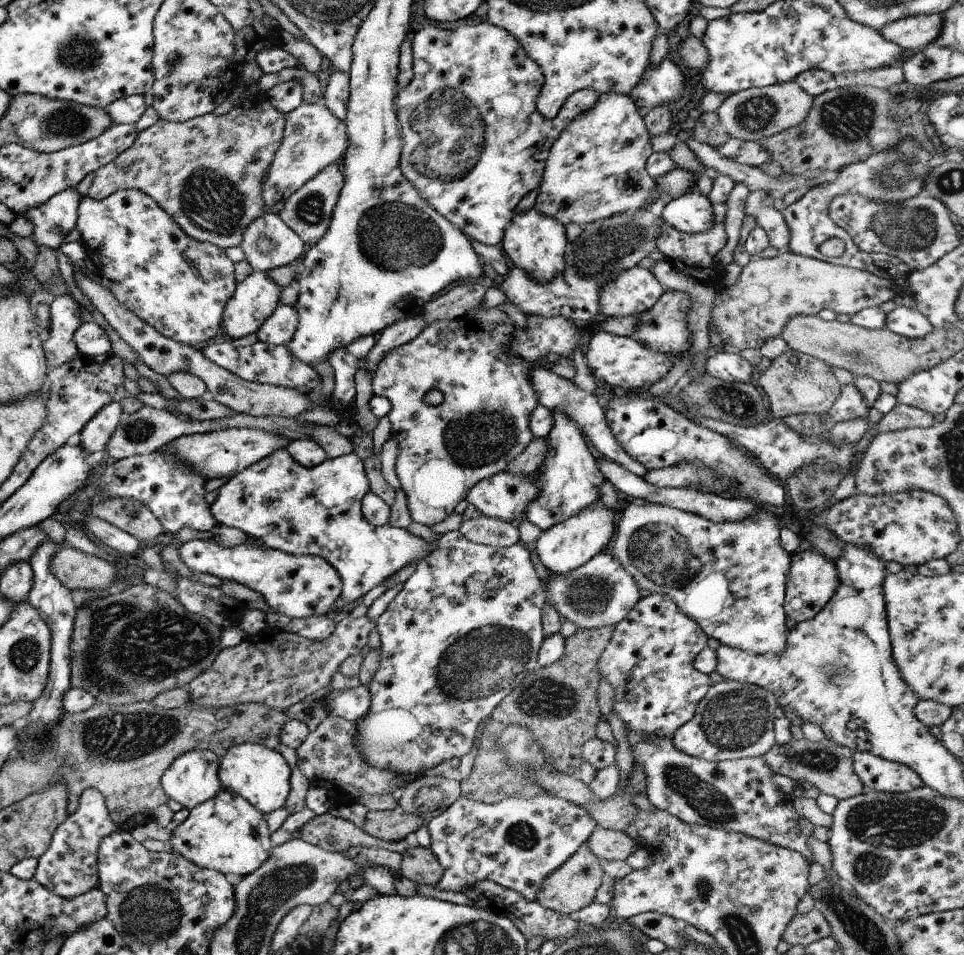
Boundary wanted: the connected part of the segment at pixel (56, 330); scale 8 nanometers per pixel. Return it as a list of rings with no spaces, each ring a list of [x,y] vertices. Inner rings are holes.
[[[63,293],[50,300],[50,328],[47,340],[42,342],[44,355],[49,368],[58,367],[79,356],[74,341],[74,332],[81,326],[80,305],[71,294]]]

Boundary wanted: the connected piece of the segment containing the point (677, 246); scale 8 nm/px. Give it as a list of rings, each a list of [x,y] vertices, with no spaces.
[[[717,175],[712,180],[711,191],[706,195],[711,203],[713,224],[708,231],[700,233],[684,233],[667,223],[660,226],[660,233],[656,236],[656,248],[662,258],[675,270],[679,270],[695,281],[705,284],[715,284],[723,276],[723,268],[715,263],[715,254],[725,246],[726,234],[724,231],[724,214],[726,211],[726,200],[733,188],[734,182],[725,175]]]

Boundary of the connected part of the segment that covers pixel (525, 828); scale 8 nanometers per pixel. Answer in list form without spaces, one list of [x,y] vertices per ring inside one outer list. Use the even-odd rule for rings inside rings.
[[[535,795],[531,799],[521,799],[517,797],[507,797],[505,800],[496,803],[482,803],[479,801],[472,801],[465,797],[457,797],[457,800],[450,804],[441,814],[431,818],[426,824],[428,828],[428,835],[430,836],[430,845],[427,847],[430,849],[433,855],[436,856],[438,863],[442,868],[442,875],[439,882],[434,886],[439,890],[451,890],[451,892],[462,892],[465,887],[480,880],[493,881],[495,884],[502,887],[514,890],[519,894],[522,894],[525,899],[533,901],[536,895],[537,889],[543,882],[544,878],[552,873],[557,867],[563,864],[564,860],[567,860],[569,856],[573,854],[583,843],[586,842],[587,837],[594,831],[596,822],[582,809],[580,806],[571,804],[569,801],[563,800],[555,795]]]

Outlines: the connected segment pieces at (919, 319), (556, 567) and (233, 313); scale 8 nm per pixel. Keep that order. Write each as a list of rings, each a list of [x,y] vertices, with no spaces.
[[[896,307],[886,314],[884,326],[908,339],[927,336],[934,329],[930,320],[913,307]]]
[[[600,499],[592,502],[592,505],[585,507],[576,515],[563,520],[562,523],[550,526],[547,530],[541,531],[539,537],[533,543],[536,555],[547,572],[554,572],[554,575],[566,575],[566,572],[576,569],[584,562],[587,562],[593,555],[605,551],[605,547],[615,529],[614,517],[616,511],[606,508]]]
[[[251,271],[241,282],[236,283],[233,294],[225,303],[220,318],[219,334],[233,340],[256,332],[278,305],[280,291],[279,286],[266,275],[266,272]]]

